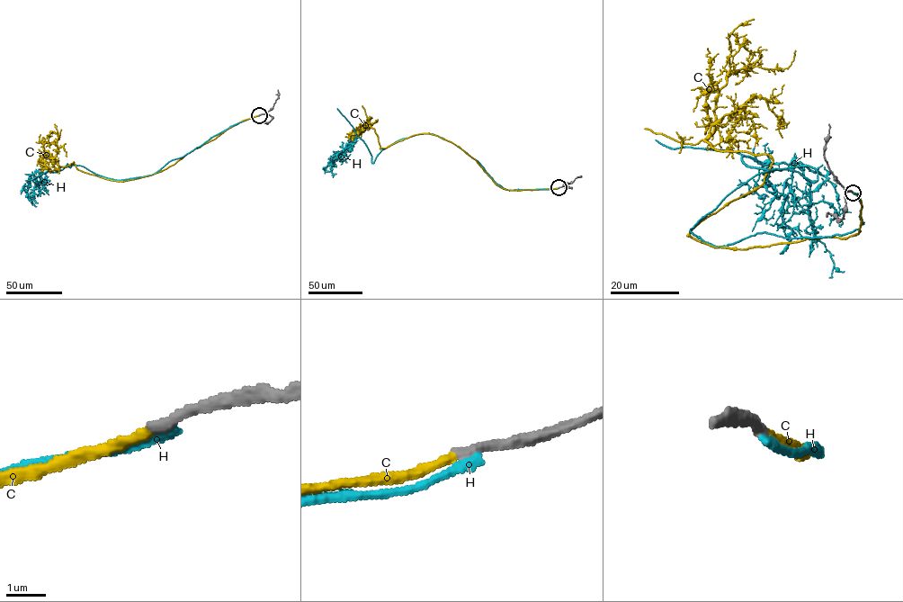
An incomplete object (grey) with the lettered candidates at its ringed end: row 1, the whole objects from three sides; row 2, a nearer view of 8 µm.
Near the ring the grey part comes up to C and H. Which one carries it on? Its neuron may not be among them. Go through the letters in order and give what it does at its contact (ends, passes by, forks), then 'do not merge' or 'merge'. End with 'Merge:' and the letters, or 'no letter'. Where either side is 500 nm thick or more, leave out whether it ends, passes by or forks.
C: it ends | merge
H: it ends | do not merge
Merge: C

